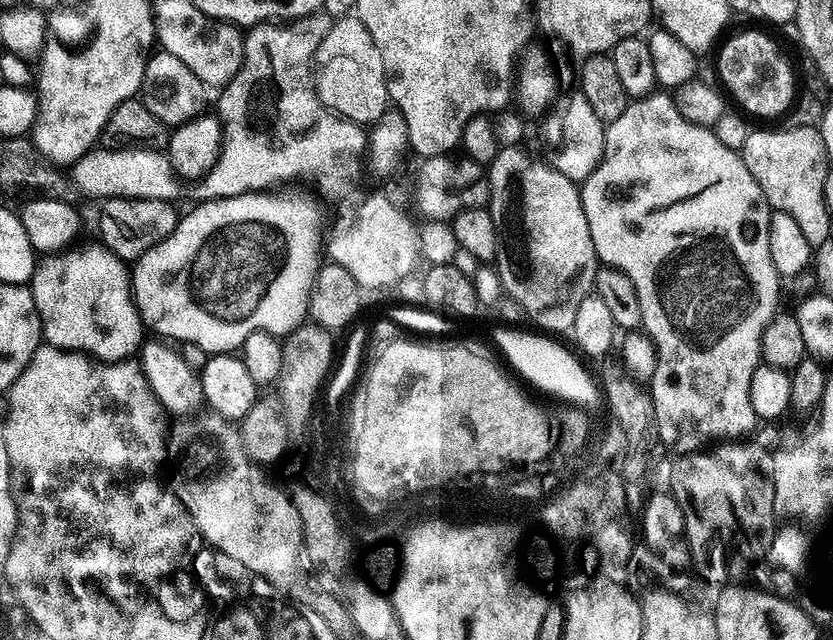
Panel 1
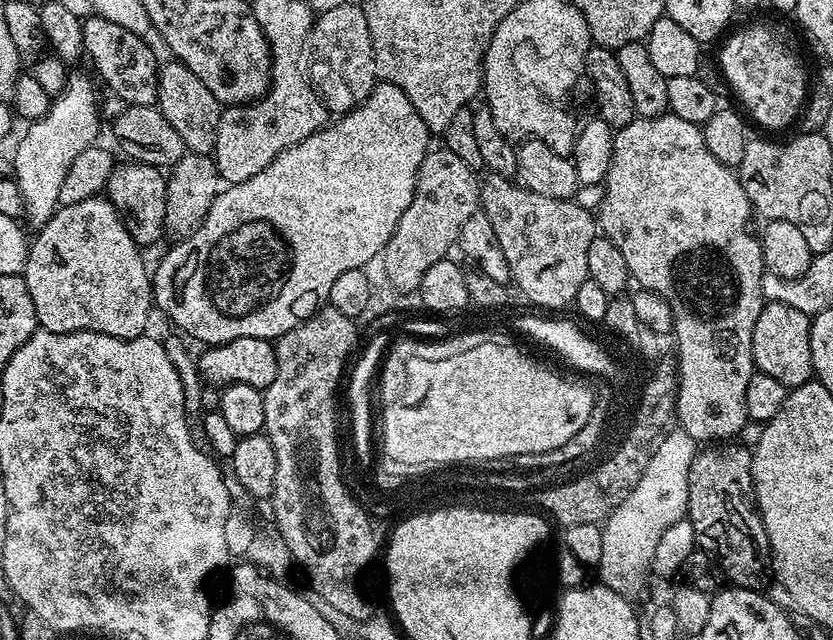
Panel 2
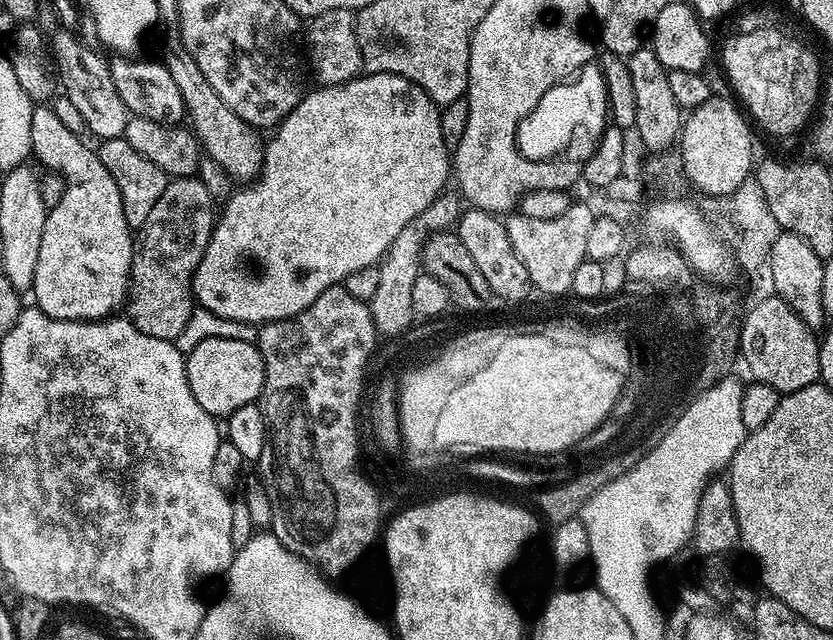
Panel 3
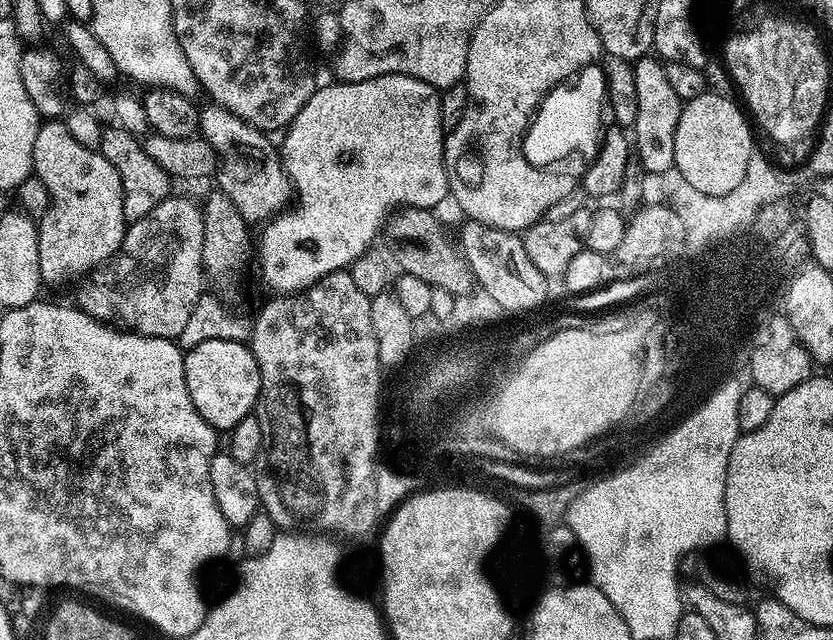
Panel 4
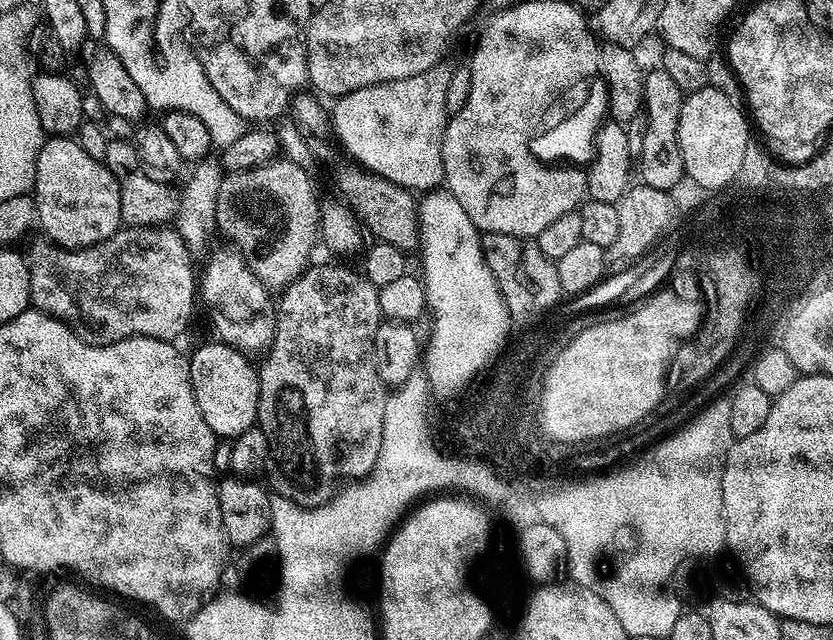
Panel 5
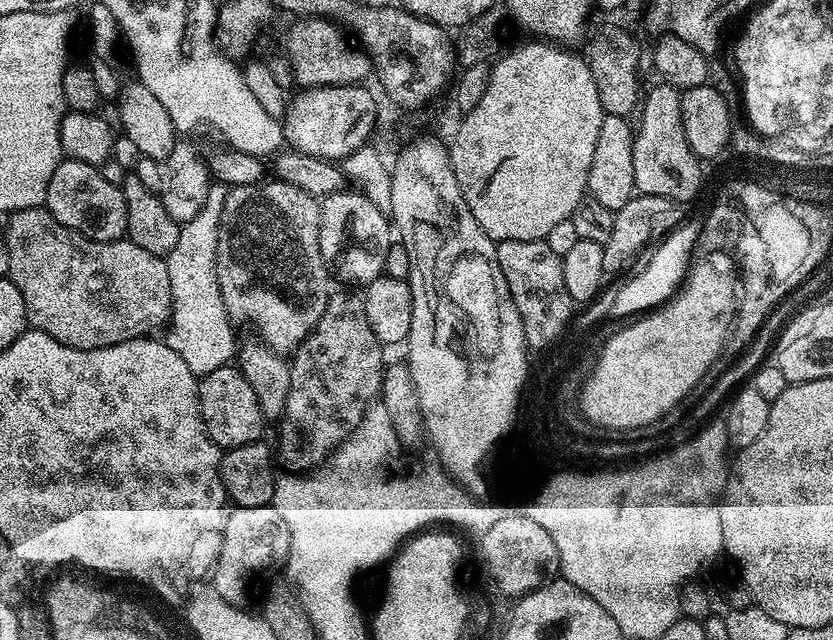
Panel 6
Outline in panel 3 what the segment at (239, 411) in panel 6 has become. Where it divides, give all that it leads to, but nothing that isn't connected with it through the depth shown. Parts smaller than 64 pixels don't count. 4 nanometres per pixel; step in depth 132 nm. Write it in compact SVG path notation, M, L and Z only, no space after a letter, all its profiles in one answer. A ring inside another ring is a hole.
M212 337L199 342L186 356L188 381L198 406L211 416L227 418L234 410L257 403L264 390L264 359L259 347L250 341Z

